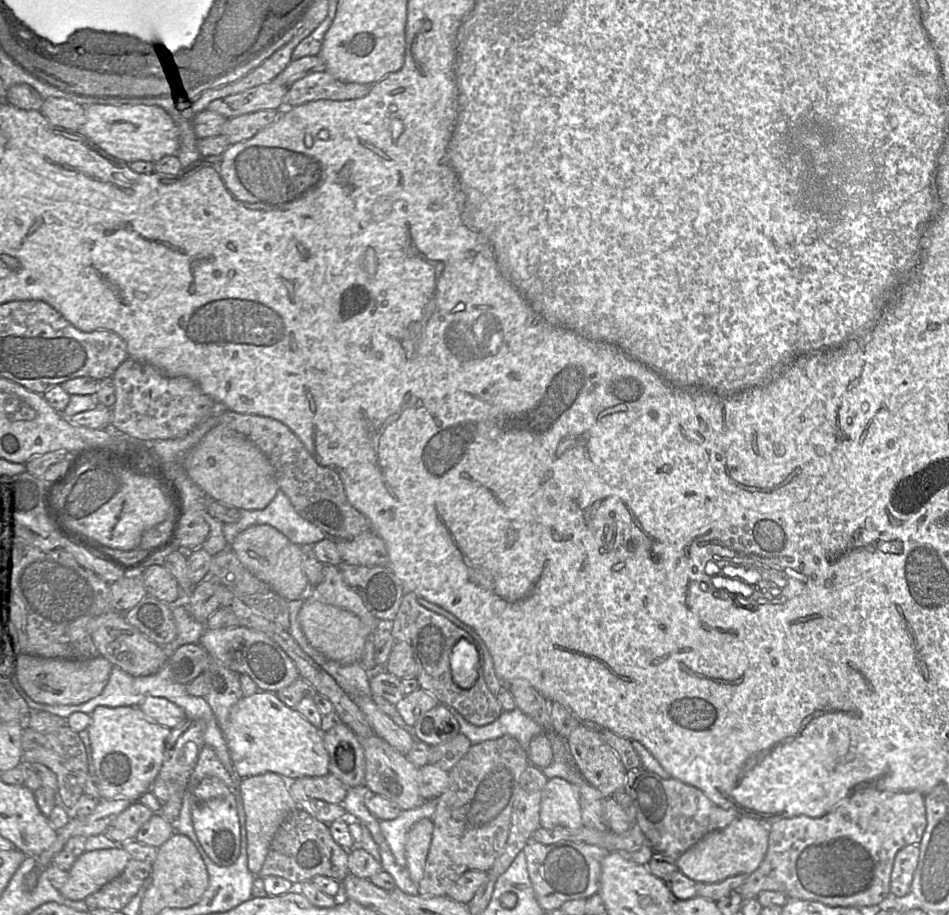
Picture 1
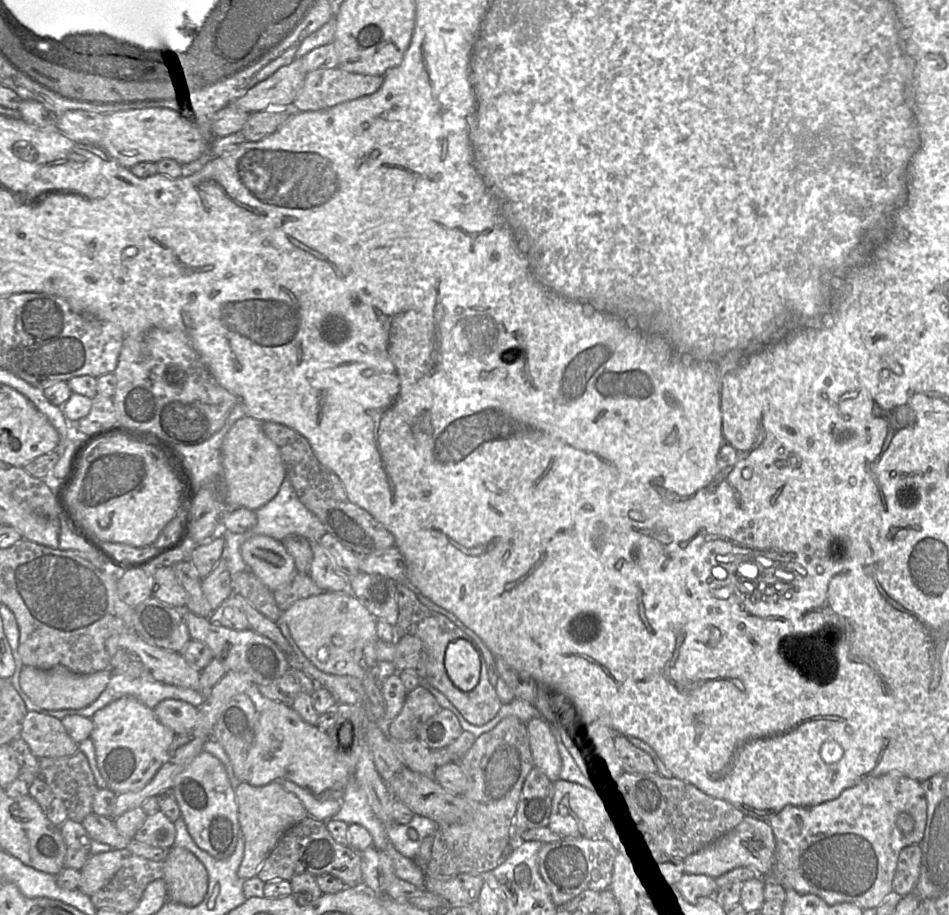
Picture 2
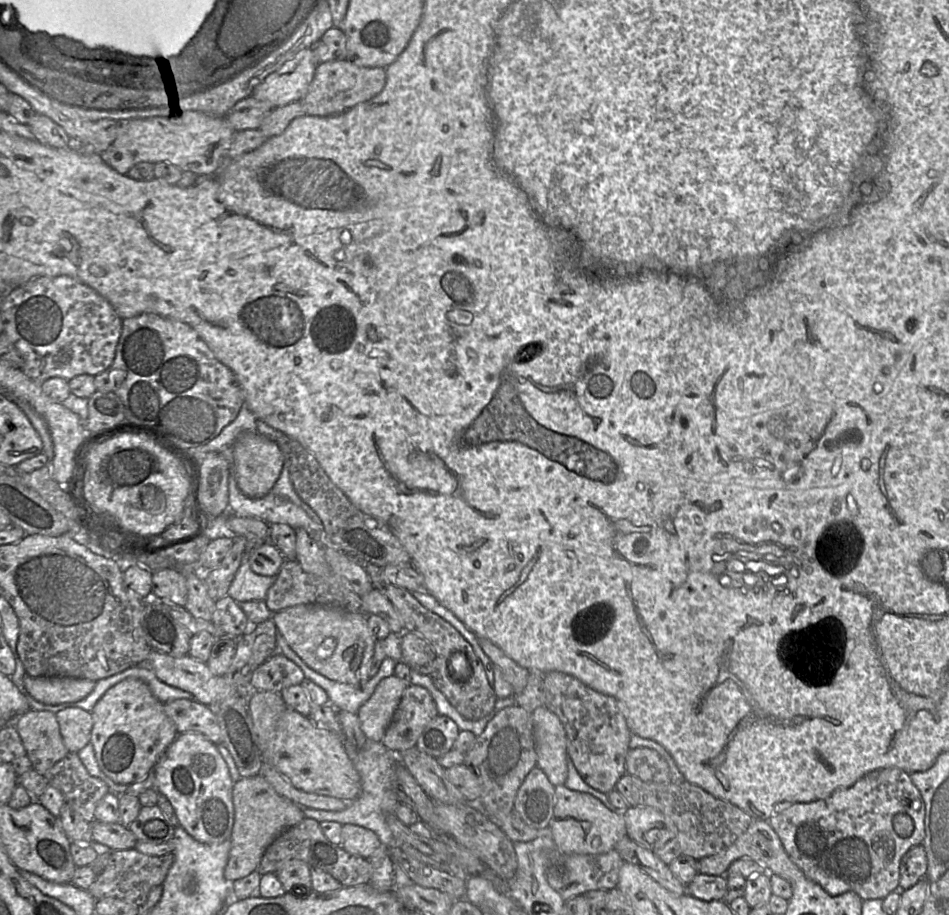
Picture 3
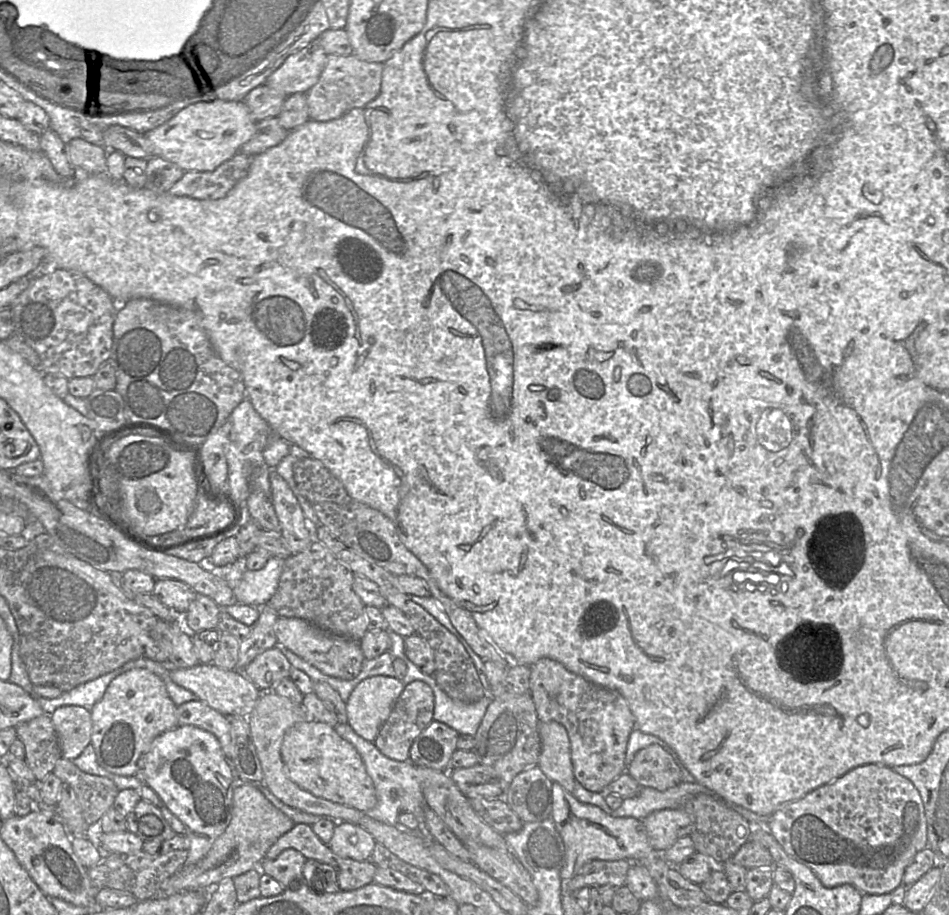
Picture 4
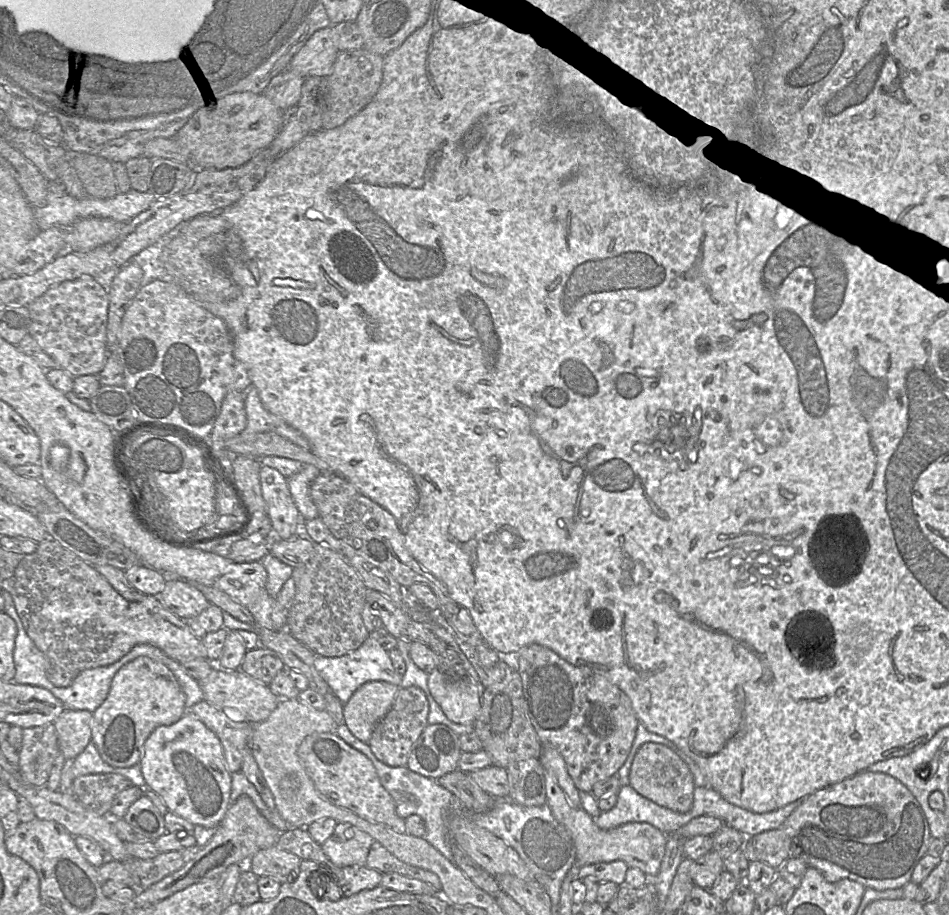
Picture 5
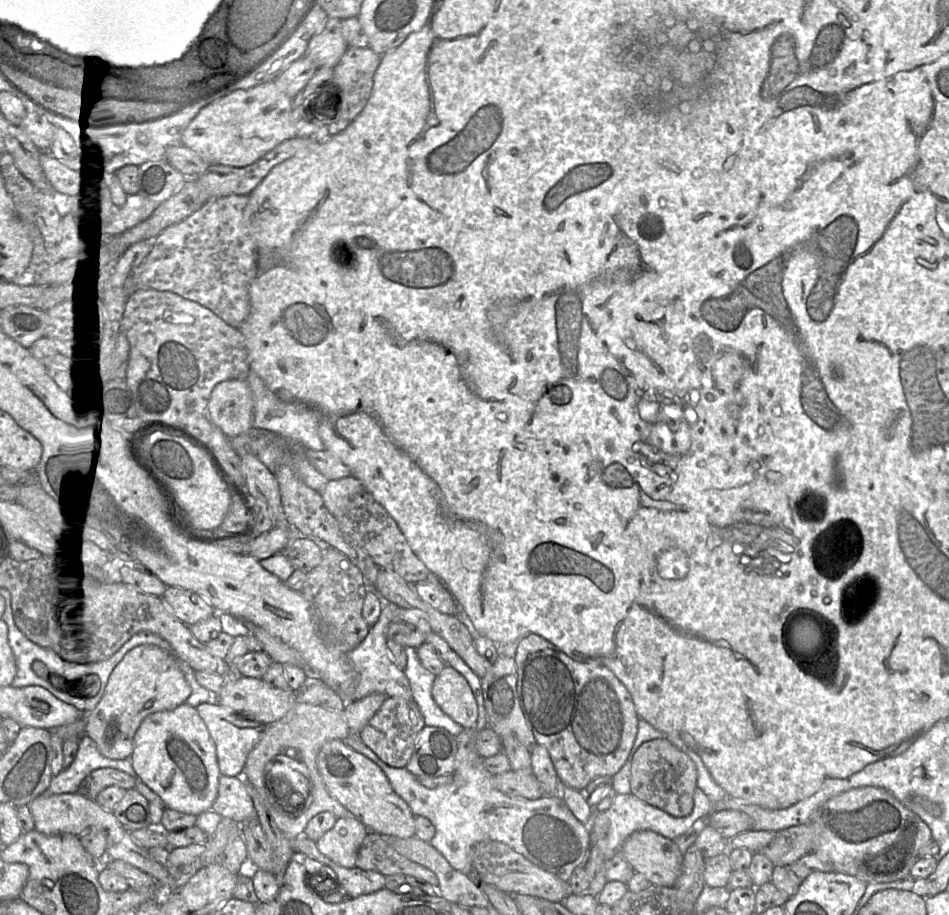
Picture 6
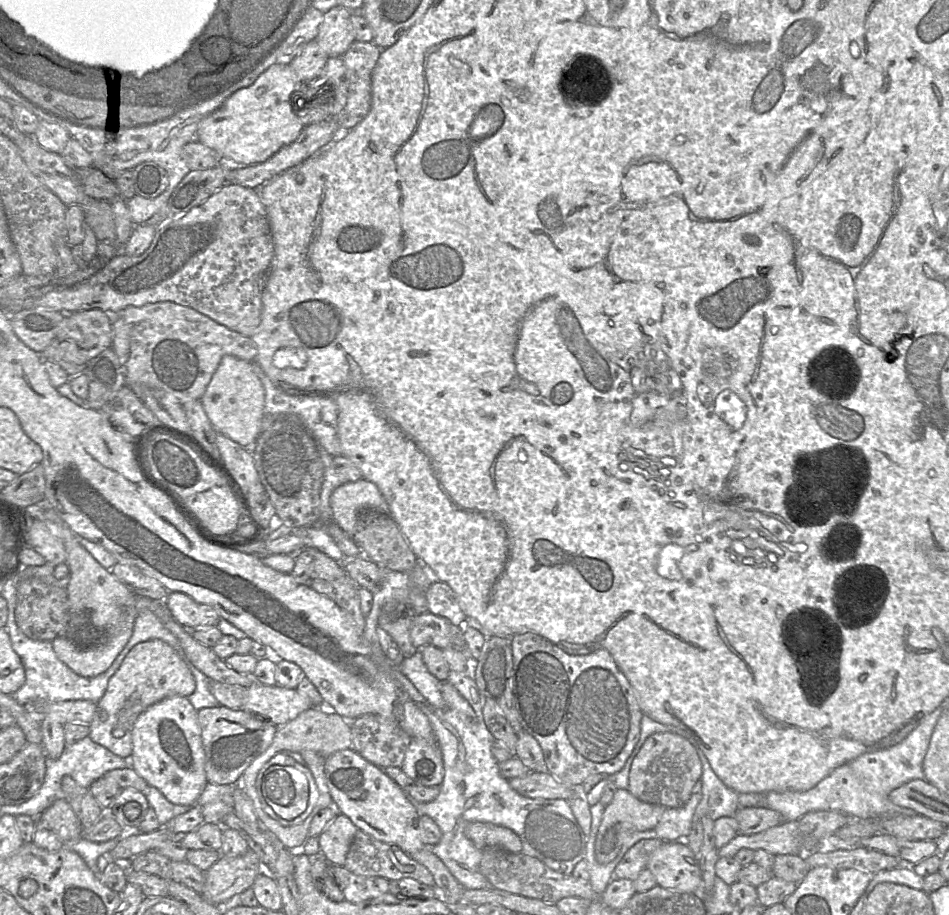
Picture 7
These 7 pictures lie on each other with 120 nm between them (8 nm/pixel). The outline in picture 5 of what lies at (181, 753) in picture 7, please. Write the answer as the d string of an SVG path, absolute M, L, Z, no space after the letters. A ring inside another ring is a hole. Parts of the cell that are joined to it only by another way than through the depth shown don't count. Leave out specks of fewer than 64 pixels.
M186 712L176 723L155 728L144 743L139 766L146 787L161 797L168 811L207 828L216 828L224 818L230 805L231 774L225 764L223 747L216 734L192 714Z

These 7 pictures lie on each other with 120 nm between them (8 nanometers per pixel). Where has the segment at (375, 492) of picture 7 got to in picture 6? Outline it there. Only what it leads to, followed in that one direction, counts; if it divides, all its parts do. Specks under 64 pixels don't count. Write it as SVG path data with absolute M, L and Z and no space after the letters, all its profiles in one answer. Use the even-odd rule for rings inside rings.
M349 476L328 481L321 493L324 504L334 516L341 515L351 498L366 491L363 483L356 477Z

